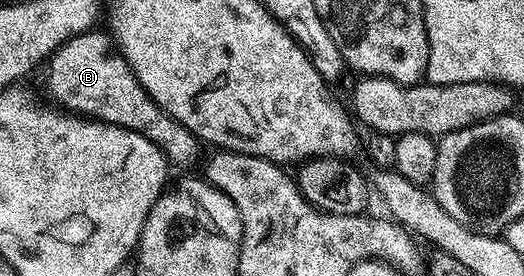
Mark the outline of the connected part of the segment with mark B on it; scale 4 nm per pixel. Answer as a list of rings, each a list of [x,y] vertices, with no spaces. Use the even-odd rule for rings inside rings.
[[[101,29],[84,31],[82,35],[76,35],[68,39],[64,45],[53,52],[47,60],[49,76],[45,83],[49,86],[49,95],[54,99],[52,102],[58,108],[69,113],[76,113],[78,116],[95,119],[98,123],[110,123],[123,129],[131,129],[150,141],[165,155],[170,164],[181,167],[189,167],[193,163],[193,158],[197,155],[199,140],[189,132],[179,121],[175,121],[150,95],[148,95],[137,80],[135,73],[129,62],[127,62],[120,50],[115,46],[114,40],[108,34],[105,35]]]

